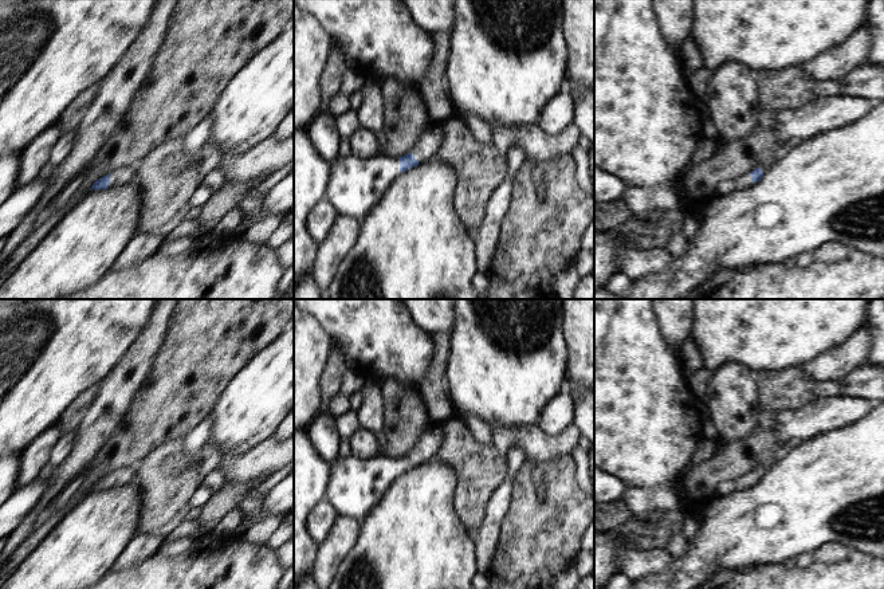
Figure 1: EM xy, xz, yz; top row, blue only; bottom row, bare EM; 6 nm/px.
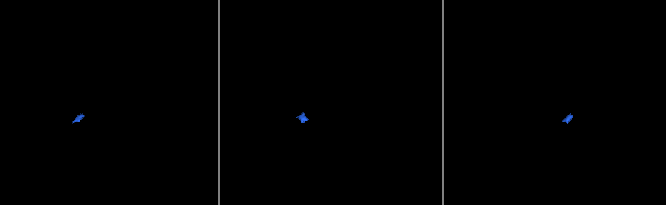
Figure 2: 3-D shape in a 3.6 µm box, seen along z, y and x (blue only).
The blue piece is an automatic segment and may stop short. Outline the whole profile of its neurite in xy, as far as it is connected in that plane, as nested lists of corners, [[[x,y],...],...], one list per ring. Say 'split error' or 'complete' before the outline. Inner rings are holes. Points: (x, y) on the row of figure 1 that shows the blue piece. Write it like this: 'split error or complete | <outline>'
split error | [[[137,166],[122,168],[121,170],[115,170],[111,174],[107,174],[99,180],[97,180],[91,189],[107,189],[107,185],[113,182],[115,186],[122,186],[126,184],[134,182],[137,178]]]

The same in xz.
split error | [[[436,123],[421,134],[410,153],[400,158],[380,154],[372,158],[349,156],[329,161],[330,176],[326,199],[338,215],[365,219],[400,173],[420,164],[415,158],[416,156],[424,154],[436,158],[441,140],[443,130]]]

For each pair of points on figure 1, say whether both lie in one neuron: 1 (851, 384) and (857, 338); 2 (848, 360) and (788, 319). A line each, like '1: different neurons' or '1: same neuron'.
1: different neurons
2: different neurons

